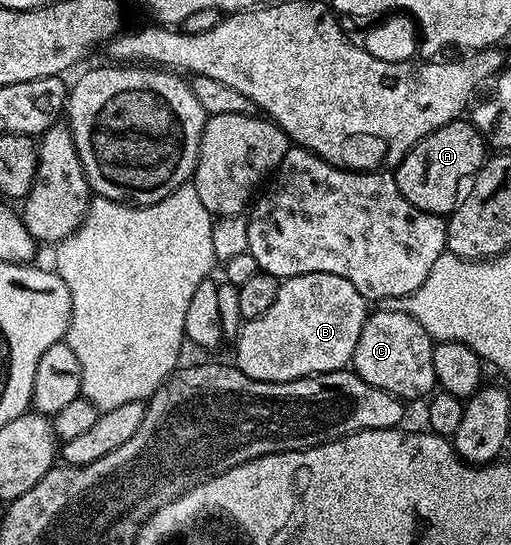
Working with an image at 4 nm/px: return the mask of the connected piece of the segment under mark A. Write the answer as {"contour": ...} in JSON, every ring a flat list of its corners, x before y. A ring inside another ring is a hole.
{"contour":[[457,119,426,135,395,166,398,191,414,207,427,213,451,214,462,197,462,186,480,169,486,160,484,136,468,119]]}

